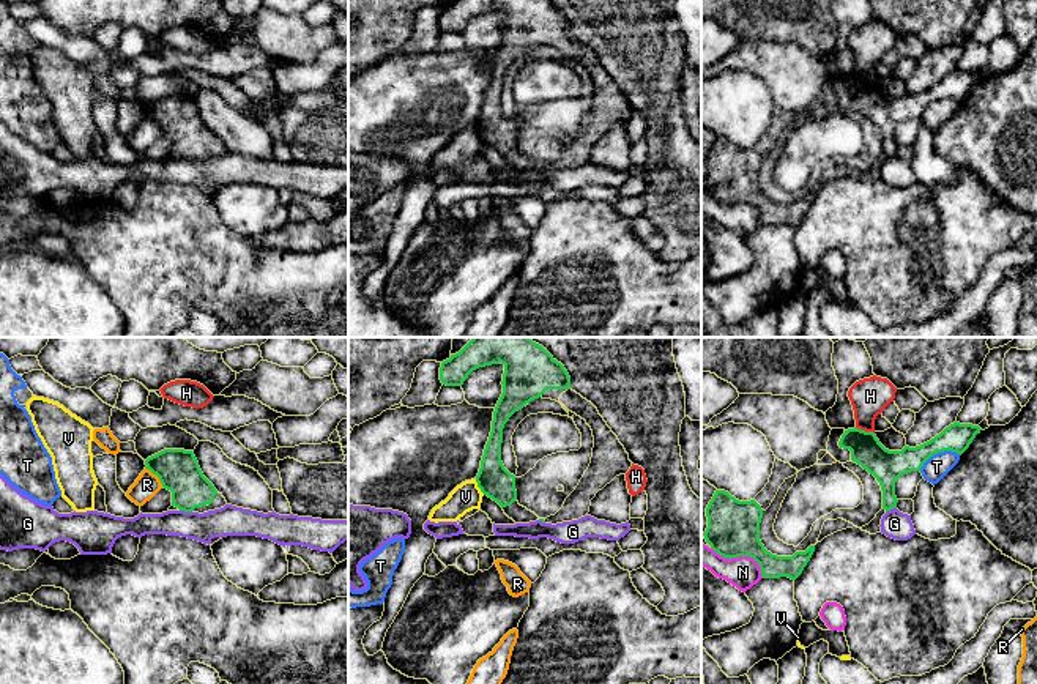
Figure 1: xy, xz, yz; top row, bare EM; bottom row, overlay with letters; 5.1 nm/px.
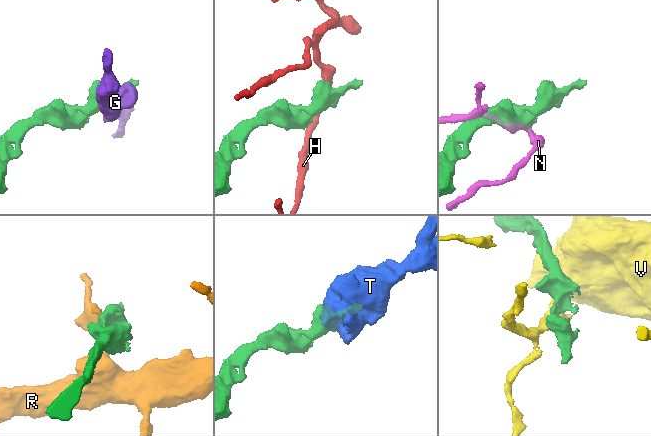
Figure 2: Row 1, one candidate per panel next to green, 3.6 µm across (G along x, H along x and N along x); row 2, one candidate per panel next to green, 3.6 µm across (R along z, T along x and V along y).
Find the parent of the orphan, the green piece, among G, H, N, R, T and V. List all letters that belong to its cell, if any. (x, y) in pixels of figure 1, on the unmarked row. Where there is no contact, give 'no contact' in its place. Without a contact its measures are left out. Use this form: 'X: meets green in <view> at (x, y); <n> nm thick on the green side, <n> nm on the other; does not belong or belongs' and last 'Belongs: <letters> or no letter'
G: meets green in xy at (186, 158); 220 nm thick on the green side, 160 nm on the other; does not belong
H: meets green in yz at (864, 78); 160 nm thick on the green side, 190 nm on the other; does not belong
N: meets green in yz at (741, 202); 280 nm thick on the green side, 160 nm on the other; does not belong
R: meets green in xy at (156, 122); 220 nm thick on the green side, 120 nm on the other; does not belong
T: meets green in yz at (938, 98); 150 nm thick on the green side, 120 nm on the other; does not belong
V: meets green in xz at (478, 133); 170 nm thick on the green side, 140 nm on the other; does not belong
Belongs: no letter

